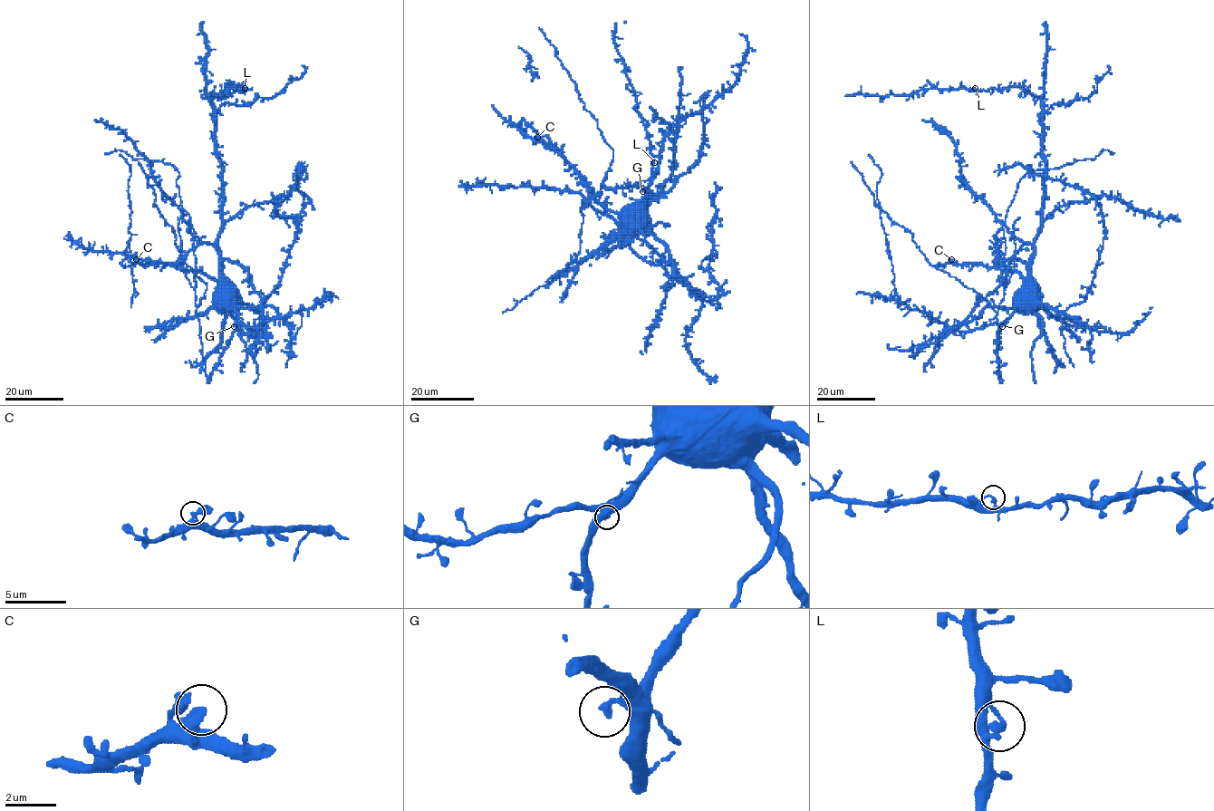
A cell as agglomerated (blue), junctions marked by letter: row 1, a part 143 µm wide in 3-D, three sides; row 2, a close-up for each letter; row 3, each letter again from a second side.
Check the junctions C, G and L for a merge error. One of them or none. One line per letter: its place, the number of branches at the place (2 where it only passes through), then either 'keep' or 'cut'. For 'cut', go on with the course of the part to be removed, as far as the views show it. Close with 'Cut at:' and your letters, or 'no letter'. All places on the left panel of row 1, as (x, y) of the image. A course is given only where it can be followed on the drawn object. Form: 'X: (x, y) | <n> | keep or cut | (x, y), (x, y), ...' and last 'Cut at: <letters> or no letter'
C: (136, 259) | 1 | keep
G: (234, 326) | 1 | keep
L: (245, 88) | 1 | keep
Cut at: no letter

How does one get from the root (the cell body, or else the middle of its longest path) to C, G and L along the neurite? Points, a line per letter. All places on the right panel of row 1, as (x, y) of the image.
C: (1020, 298), (1026, 282), (1016, 271), (1003, 271), (976, 264), (953, 264), (951, 259)
G: (1020, 298), (1016, 302), (1016, 309), (1002, 326)
L: (1020, 298), (1040, 220), (1045, 168), (1042, 106), (1039, 99), (1018, 87), (980, 91), (975, 88)

